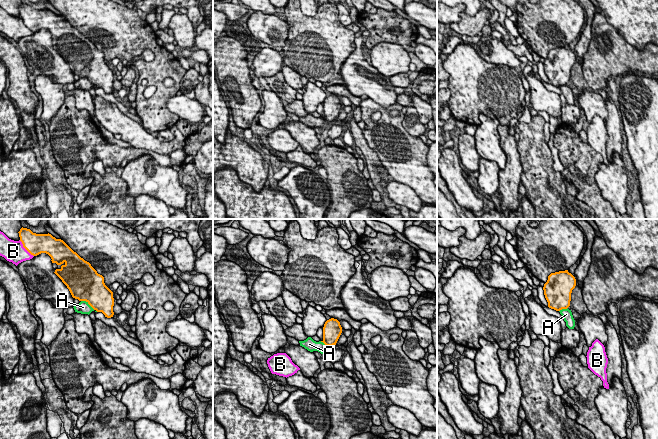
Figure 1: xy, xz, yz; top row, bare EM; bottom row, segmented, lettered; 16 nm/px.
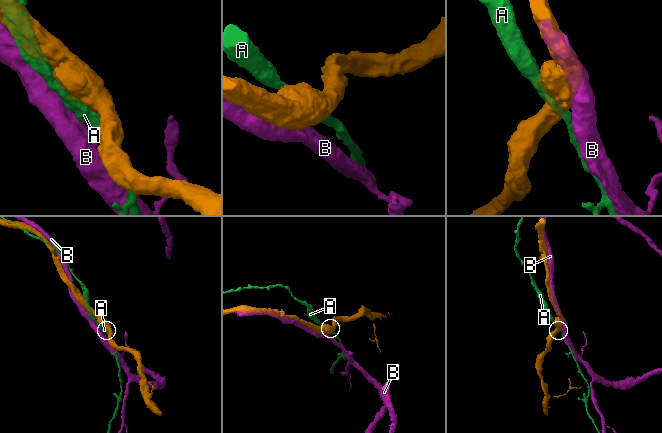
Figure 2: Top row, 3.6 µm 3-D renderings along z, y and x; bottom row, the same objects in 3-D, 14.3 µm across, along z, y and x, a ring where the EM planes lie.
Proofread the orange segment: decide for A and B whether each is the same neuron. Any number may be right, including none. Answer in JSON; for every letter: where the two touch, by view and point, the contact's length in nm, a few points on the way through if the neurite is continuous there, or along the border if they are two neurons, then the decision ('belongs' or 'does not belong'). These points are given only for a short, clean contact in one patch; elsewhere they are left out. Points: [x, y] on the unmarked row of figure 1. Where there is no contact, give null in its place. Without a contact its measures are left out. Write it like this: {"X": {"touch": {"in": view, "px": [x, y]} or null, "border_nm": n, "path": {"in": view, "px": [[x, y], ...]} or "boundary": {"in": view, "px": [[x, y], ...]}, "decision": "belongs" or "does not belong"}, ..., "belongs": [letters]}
{"A": {"touch": {"in": "xy", "px": [88, 79]}, "border_nm": 260, "decision": "does not belong"}, "B": {"touch": {"in": "xy", "px": [25, 24]}, "border_nm": 360, "decision": "does not belong"}, "belongs": []}

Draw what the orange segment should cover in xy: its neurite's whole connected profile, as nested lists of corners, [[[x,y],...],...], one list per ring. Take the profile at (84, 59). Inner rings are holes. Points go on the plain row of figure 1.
[[[21,4],[19,9],[23,23],[33,32],[46,29],[51,33],[52,39],[60,41],[55,50],[67,62],[73,74],[79,77],[86,77],[94,86],[102,88],[105,93],[111,94],[114,91],[113,68],[105,61],[104,53],[97,49],[91,40],[74,28],[63,16],[56,15],[51,10],[36,10],[30,5]]]

